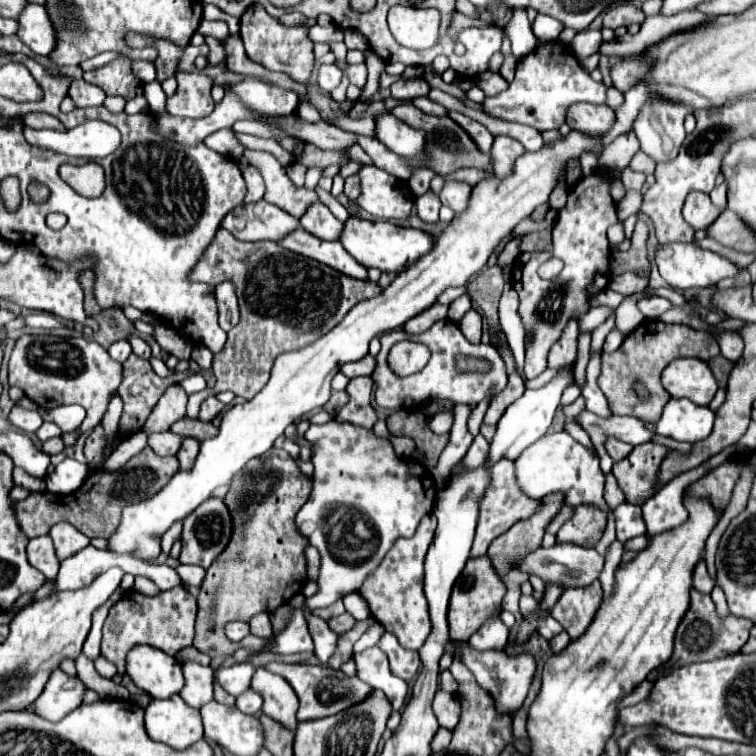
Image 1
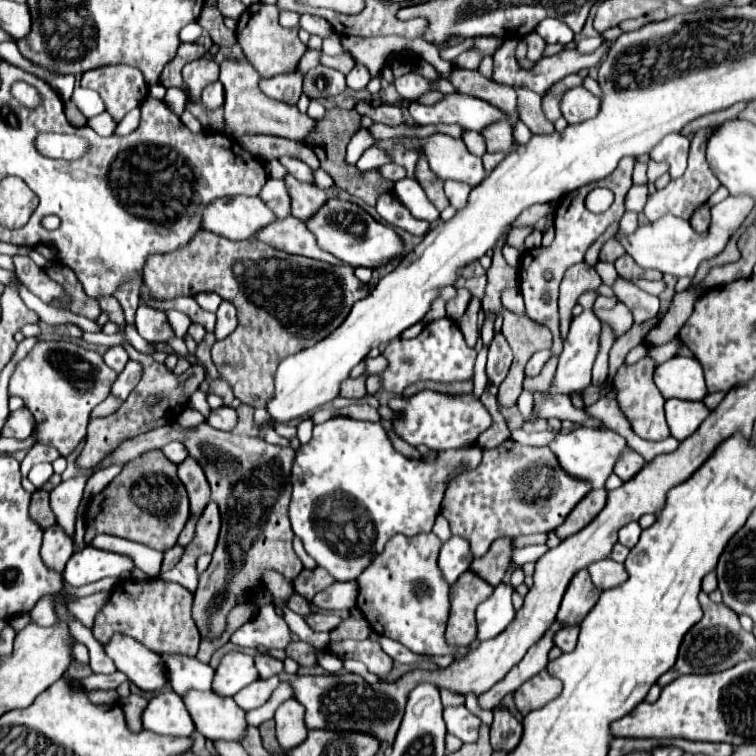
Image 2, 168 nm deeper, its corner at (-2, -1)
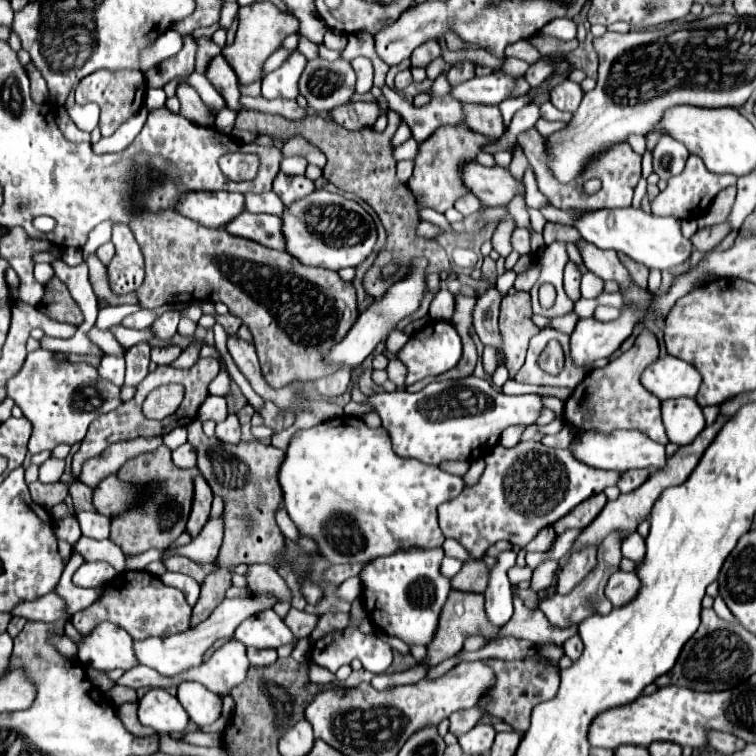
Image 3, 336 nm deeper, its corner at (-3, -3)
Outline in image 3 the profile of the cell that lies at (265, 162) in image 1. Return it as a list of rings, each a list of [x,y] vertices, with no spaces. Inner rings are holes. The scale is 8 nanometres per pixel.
[[[269,191],[269,193],[245,193],[245,211],[249,213],[271,213],[271,215],[281,215],[285,211],[285,205],[281,199]]]

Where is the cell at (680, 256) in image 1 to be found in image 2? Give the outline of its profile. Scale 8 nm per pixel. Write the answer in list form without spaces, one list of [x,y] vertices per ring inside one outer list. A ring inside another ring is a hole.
[[[726,197],[712,207],[712,225],[706,233],[696,233],[688,221],[678,217],[662,217],[650,225],[638,227],[634,235],[622,239],[622,247],[644,269],[658,269],[676,277],[694,277],[702,261],[712,259],[724,251],[726,243],[736,233],[738,225],[746,221],[752,209],[754,201],[750,201],[750,197]]]

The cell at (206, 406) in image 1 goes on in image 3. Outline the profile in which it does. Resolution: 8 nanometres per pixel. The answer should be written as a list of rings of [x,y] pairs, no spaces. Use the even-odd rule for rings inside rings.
[[[231,413],[225,421],[217,423],[215,435],[217,435],[217,439],[223,441],[223,443],[239,443],[239,439],[241,439],[241,429],[239,429],[239,419],[237,419],[237,415]]]

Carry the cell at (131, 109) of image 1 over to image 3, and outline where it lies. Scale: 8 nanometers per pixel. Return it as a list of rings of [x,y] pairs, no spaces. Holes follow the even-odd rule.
[[[143,107],[139,113],[135,113],[127,123],[123,123],[111,137],[103,137],[99,143],[93,145],[93,153],[111,153],[111,151],[123,151],[141,131],[143,123],[147,119],[147,109]]]

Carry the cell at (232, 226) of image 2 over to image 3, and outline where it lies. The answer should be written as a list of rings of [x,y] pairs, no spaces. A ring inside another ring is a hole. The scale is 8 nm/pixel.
[[[189,191],[179,195],[175,209],[205,227],[219,229],[243,211],[243,195],[227,191]]]

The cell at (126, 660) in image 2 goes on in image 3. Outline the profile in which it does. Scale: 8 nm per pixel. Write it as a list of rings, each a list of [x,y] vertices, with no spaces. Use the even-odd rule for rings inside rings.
[[[105,621],[105,623],[99,623],[91,633],[81,637],[81,641],[77,643],[77,659],[85,667],[93,667],[93,669],[99,669],[99,671],[111,671],[111,669],[129,671],[135,665],[139,665],[139,663],[135,663],[131,643],[133,643],[133,639],[127,635],[127,631],[123,631],[121,627]]]

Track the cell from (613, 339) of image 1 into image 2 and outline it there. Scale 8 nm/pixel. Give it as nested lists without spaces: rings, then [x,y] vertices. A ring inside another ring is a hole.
[[[618,303],[614,309],[602,309],[602,311],[594,311],[594,313],[598,315],[600,321],[606,321],[618,337],[622,337],[634,323],[632,313],[628,311],[628,307],[624,303]]]

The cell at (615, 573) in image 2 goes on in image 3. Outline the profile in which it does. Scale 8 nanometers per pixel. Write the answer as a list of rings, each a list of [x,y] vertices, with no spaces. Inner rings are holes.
[[[617,571],[609,579],[609,583],[605,587],[605,595],[613,603],[613,607],[623,607],[637,597],[639,589],[641,589],[641,581],[635,571],[631,571],[631,573]]]

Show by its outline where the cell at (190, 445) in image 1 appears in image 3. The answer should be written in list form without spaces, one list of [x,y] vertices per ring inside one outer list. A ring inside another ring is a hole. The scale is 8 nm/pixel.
[[[199,475],[195,479],[195,499],[193,499],[191,517],[187,521],[187,531],[191,533],[191,537],[197,537],[203,525],[207,523],[209,513],[211,513],[211,501],[213,501],[211,487],[207,487],[207,481]]]

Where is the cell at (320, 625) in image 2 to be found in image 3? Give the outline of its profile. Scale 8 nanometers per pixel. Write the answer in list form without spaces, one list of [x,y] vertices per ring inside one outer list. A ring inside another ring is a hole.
[[[291,609],[287,613],[287,617],[283,619],[283,623],[291,629],[291,633],[295,635],[295,639],[303,639],[303,637],[309,637],[313,627],[317,625],[317,615],[309,615],[305,611],[297,611],[297,609]]]

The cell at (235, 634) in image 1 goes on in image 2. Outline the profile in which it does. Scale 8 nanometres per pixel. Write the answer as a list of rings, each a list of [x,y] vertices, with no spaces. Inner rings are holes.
[[[262,605],[262,615],[256,615],[252,621],[238,627],[230,641],[238,647],[258,647],[264,645],[266,649],[284,649],[290,643],[290,629],[286,621],[276,615],[274,605]]]

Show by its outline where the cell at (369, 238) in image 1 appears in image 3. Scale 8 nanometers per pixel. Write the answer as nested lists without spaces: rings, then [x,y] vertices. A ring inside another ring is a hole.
[[[315,189],[307,197],[285,207],[281,219],[285,253],[295,257],[303,265],[333,271],[339,271],[343,267],[357,267],[373,251],[377,239],[373,219],[359,203],[325,189]]]

